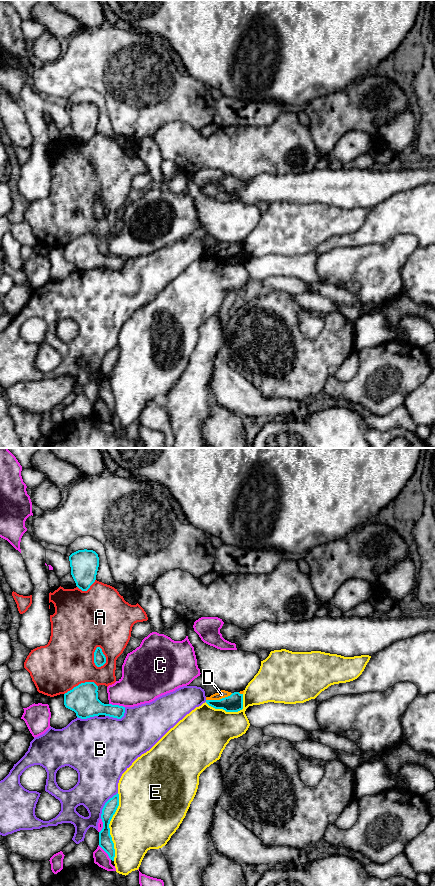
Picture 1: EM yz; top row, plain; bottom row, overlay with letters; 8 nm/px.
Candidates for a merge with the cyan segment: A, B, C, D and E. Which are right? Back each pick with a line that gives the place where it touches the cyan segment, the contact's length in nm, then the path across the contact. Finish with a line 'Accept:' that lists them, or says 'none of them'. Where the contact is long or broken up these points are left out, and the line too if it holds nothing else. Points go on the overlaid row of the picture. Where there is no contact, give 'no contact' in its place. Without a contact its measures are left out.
Accept: none of them

